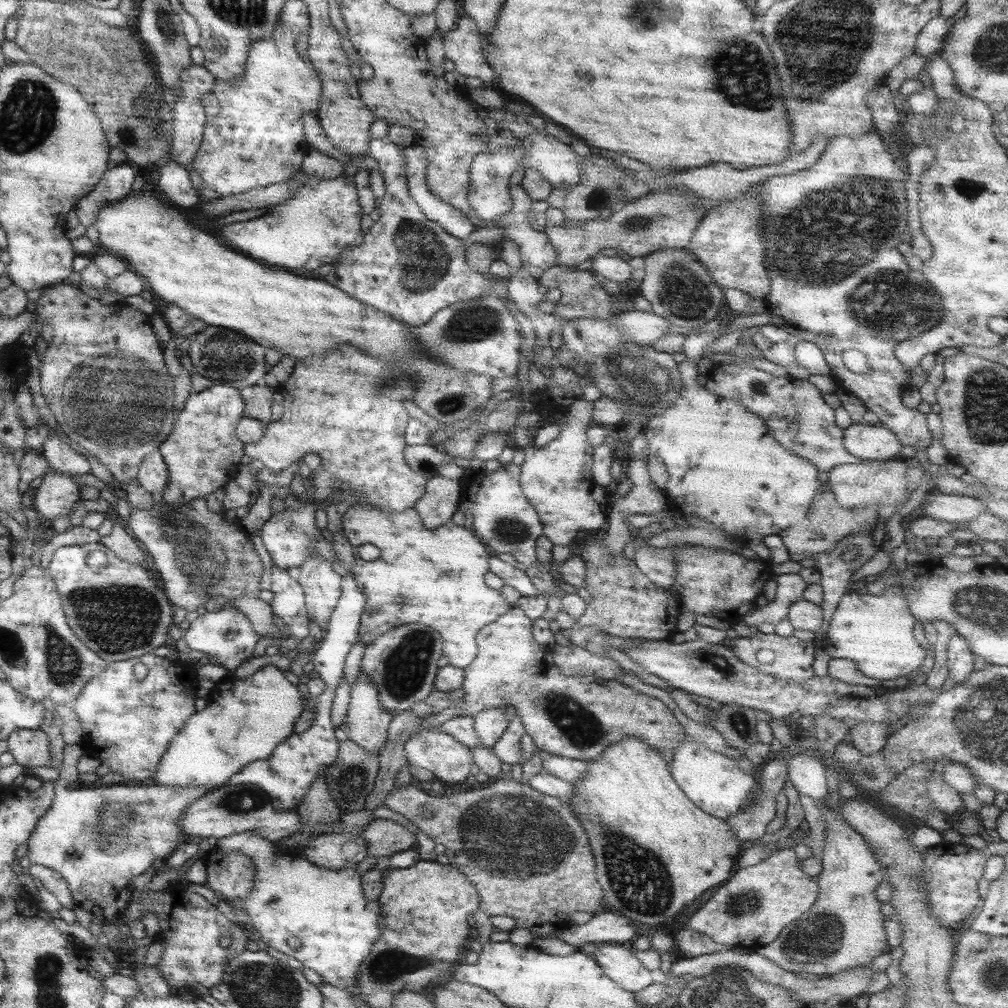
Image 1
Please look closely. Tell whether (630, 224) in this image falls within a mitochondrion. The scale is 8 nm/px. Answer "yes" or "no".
yes

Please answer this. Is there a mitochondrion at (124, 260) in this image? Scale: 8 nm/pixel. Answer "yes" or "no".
no

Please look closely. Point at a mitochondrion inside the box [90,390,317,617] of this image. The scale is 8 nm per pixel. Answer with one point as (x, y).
(203, 568)

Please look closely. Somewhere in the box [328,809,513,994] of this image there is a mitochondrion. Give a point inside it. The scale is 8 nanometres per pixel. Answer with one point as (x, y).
(389, 965)

